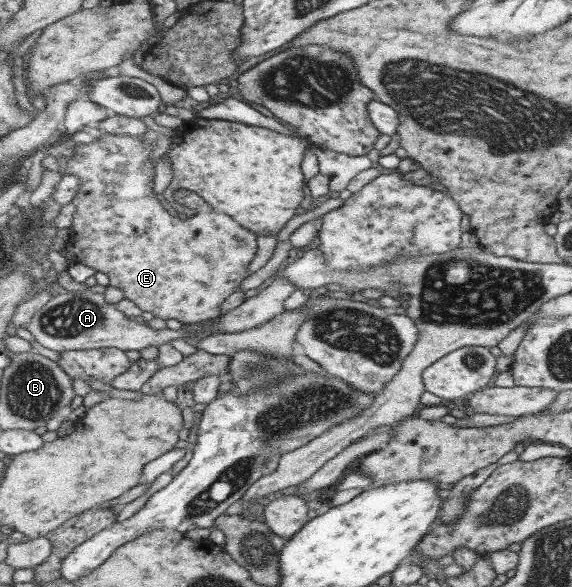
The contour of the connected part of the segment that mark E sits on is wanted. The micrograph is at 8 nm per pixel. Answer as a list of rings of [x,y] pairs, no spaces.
[[[102,133],[95,143],[80,144],[75,158],[67,164],[62,176],[79,178],[79,190],[71,200],[75,206],[70,240],[66,246],[68,260],[77,261],[105,273],[111,285],[122,288],[126,298],[139,309],[161,320],[178,320],[183,325],[218,320],[223,302],[251,274],[248,264],[259,251],[258,234],[244,228],[237,220],[219,212],[205,216],[173,218],[157,200],[153,190],[155,164],[151,162],[153,147],[141,143],[141,136]]]

